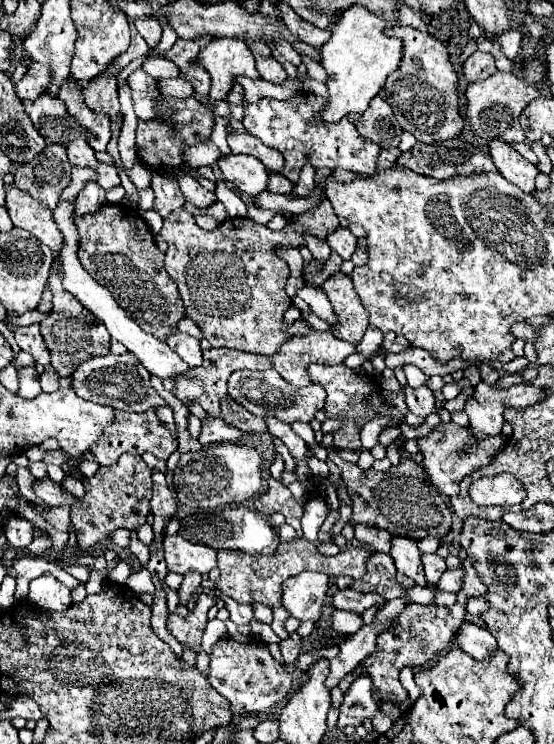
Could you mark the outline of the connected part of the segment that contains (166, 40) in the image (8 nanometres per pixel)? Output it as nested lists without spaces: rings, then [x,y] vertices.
[[[159,16],[158,21],[163,29],[162,40],[160,40],[160,44],[152,50],[154,54],[160,54],[160,52],[164,52],[164,50],[168,50],[176,40],[178,40],[178,36],[176,36],[176,32],[174,32],[174,28],[170,26],[168,19],[165,16]]]

